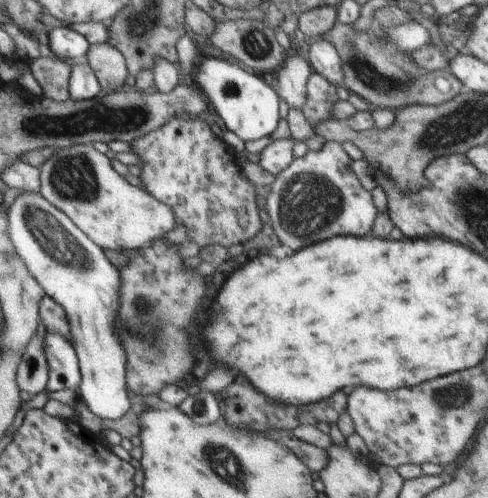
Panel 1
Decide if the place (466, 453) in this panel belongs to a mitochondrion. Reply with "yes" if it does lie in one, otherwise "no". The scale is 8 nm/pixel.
no

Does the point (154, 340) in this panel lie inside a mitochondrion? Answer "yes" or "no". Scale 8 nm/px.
yes

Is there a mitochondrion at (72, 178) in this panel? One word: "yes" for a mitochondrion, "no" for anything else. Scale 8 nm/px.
yes

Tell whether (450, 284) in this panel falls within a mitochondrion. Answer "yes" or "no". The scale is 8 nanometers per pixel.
no

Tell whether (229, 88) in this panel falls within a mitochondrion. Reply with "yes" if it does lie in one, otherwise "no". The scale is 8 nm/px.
yes

